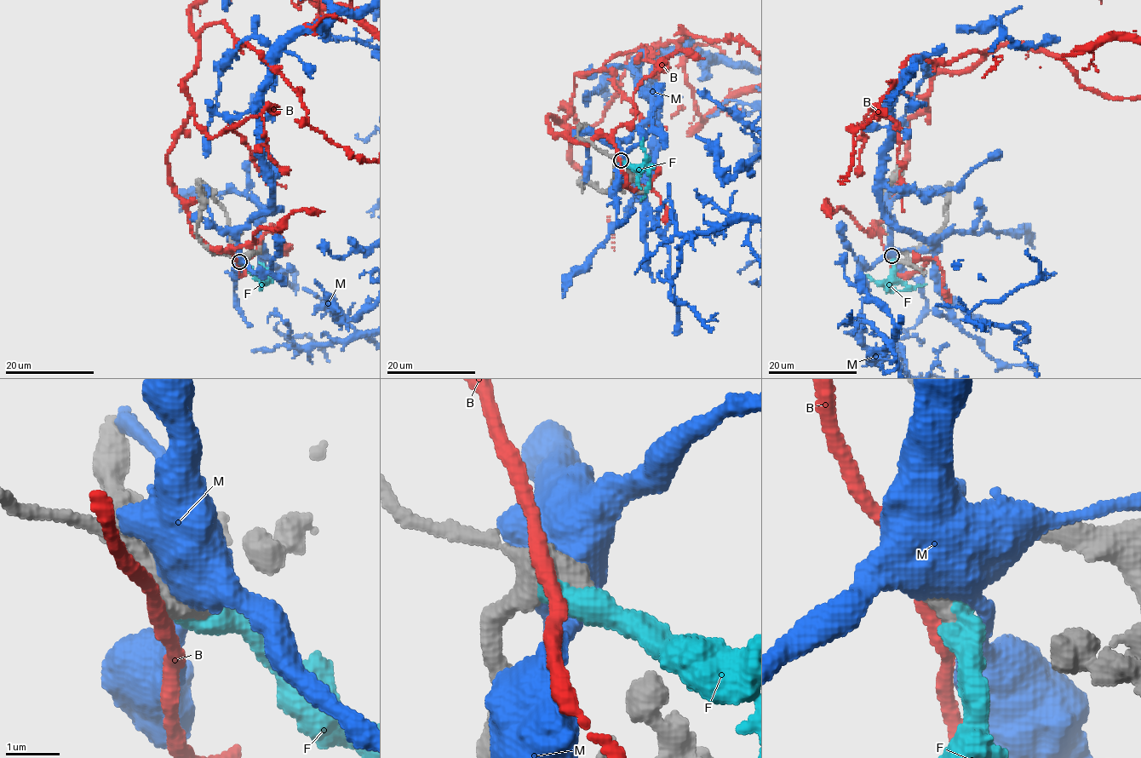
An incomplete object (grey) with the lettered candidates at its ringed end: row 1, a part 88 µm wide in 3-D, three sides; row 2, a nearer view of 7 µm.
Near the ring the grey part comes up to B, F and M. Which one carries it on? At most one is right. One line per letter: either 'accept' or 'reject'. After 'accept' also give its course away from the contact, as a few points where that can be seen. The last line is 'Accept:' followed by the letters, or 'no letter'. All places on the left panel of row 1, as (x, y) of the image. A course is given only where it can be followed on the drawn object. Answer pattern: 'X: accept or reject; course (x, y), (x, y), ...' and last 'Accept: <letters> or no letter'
B: reject
F: accept
M: reject
Accept: F

